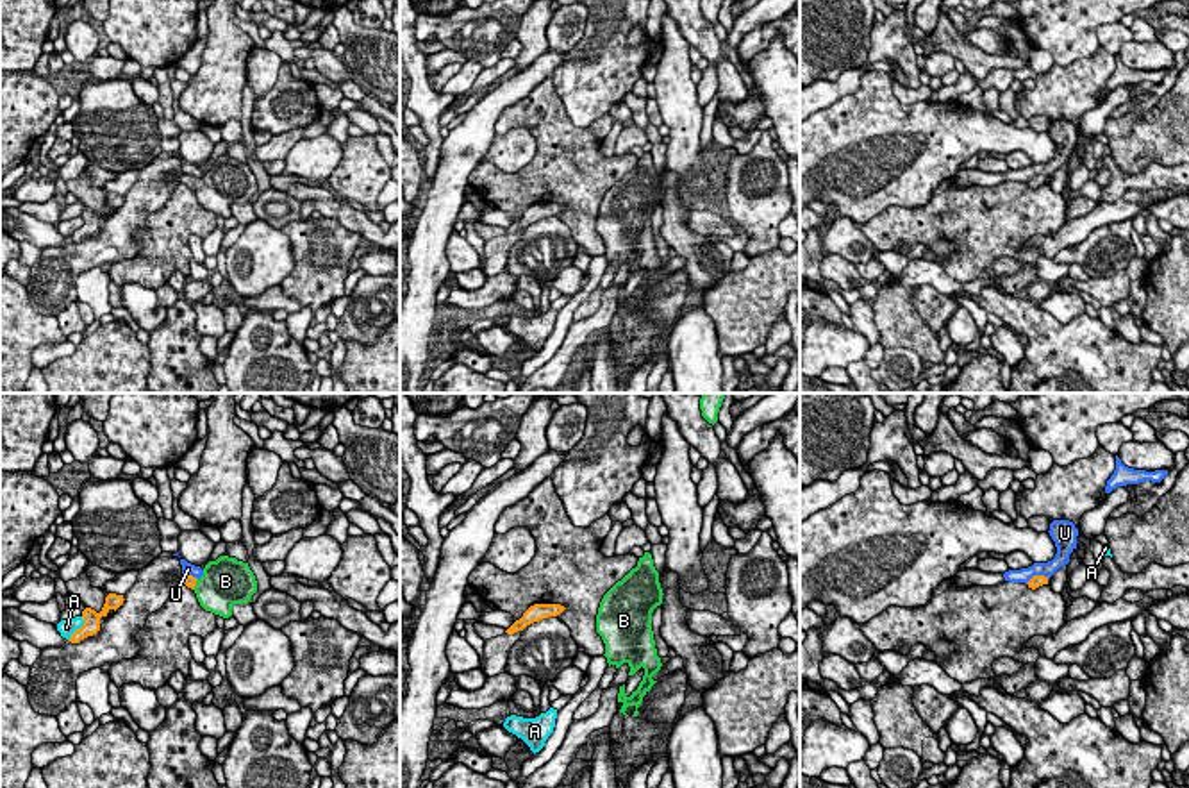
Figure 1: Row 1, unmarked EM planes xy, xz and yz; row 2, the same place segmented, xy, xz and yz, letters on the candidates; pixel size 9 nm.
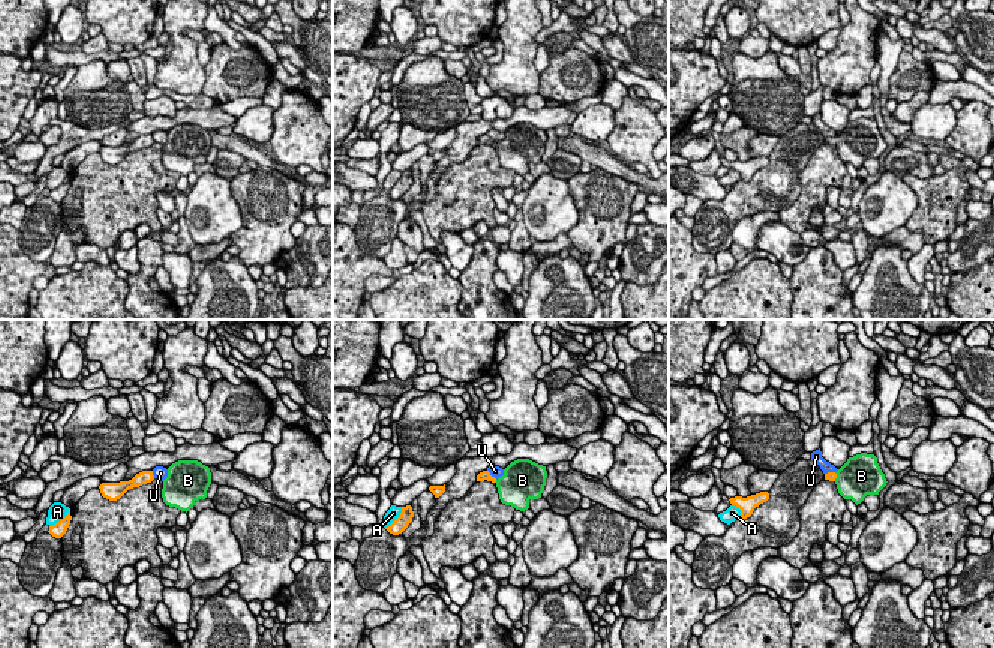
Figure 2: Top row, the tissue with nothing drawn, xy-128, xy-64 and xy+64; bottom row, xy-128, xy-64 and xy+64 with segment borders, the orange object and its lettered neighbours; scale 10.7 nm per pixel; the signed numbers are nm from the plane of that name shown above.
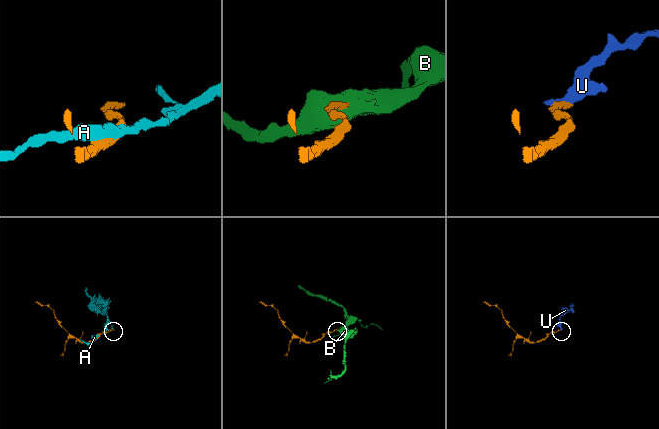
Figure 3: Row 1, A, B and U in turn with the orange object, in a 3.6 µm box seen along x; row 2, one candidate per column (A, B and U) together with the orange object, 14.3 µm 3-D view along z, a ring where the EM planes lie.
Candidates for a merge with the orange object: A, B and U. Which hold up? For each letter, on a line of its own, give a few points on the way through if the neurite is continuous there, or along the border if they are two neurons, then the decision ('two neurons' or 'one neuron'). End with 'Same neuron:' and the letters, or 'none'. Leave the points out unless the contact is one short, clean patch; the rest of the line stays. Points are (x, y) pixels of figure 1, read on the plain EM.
A: two neurons
B: runs through xy (190, 181), (195, 183), (222, 184); one neuron
U: border along yz (1048, 177), (1032, 176), (1025, 183); two neurons
Same neuron: B

